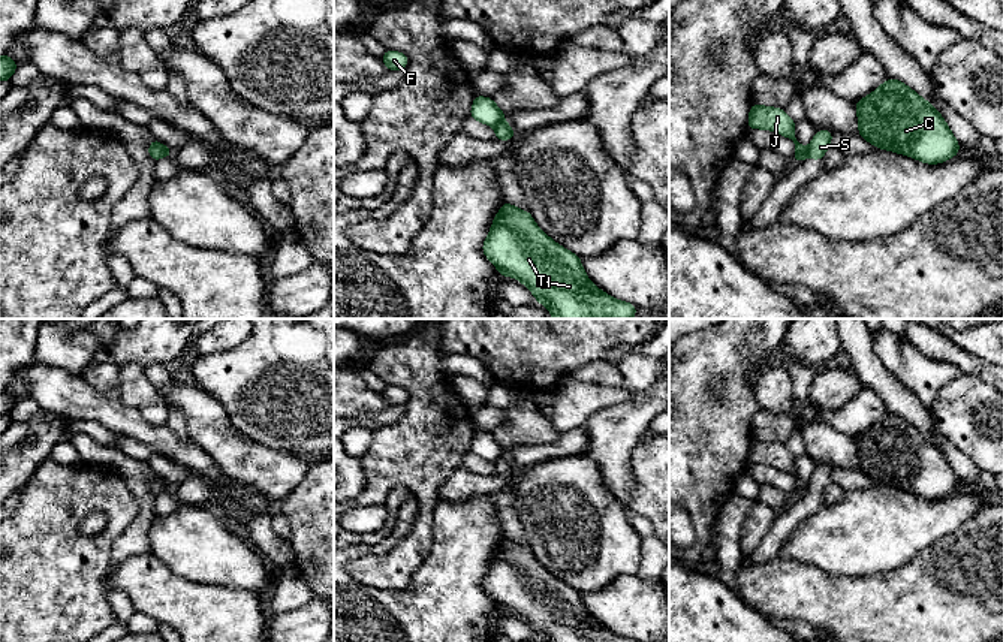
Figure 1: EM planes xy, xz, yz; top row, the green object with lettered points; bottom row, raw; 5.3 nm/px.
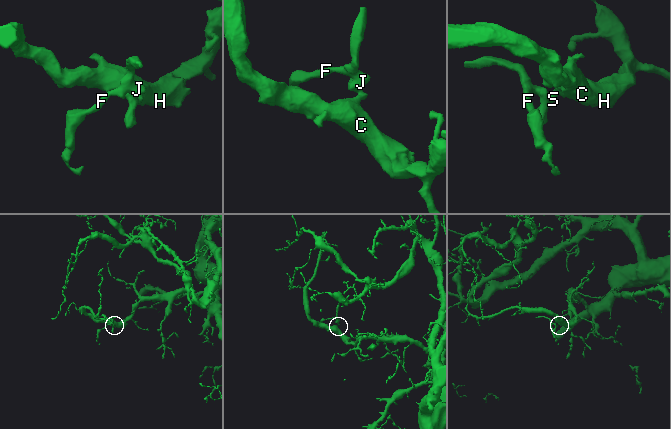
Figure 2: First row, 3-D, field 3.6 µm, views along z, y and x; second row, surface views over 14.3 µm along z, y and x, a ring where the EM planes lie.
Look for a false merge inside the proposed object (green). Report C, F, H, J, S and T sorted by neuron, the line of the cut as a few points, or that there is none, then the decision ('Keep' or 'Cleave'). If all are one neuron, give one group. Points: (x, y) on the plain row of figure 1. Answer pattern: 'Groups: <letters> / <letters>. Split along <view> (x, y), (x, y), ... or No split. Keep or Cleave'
Groups: C H S T / F J. Split along xz (503, 455), (493, 461). Cleave

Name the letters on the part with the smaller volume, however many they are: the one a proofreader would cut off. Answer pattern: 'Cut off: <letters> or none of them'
Cut off: F, J

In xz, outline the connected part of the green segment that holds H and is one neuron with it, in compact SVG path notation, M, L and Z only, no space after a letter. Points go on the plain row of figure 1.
M504 536L482 579L503 612L515 612L546 642L636 642L593 620L581 593L552 576L522 546Z

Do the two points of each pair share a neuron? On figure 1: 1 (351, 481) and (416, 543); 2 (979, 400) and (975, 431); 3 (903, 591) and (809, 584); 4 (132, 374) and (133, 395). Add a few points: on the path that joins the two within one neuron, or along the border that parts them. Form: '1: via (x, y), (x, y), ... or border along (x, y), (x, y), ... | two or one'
1: border along (360, 458), (364, 472), (364, 487), (349, 500) | two
2: via (976, 407), (976, 424) | one
3: via (879, 591), (833, 591) | one
4: via (133, 379), (133, 391) | one

